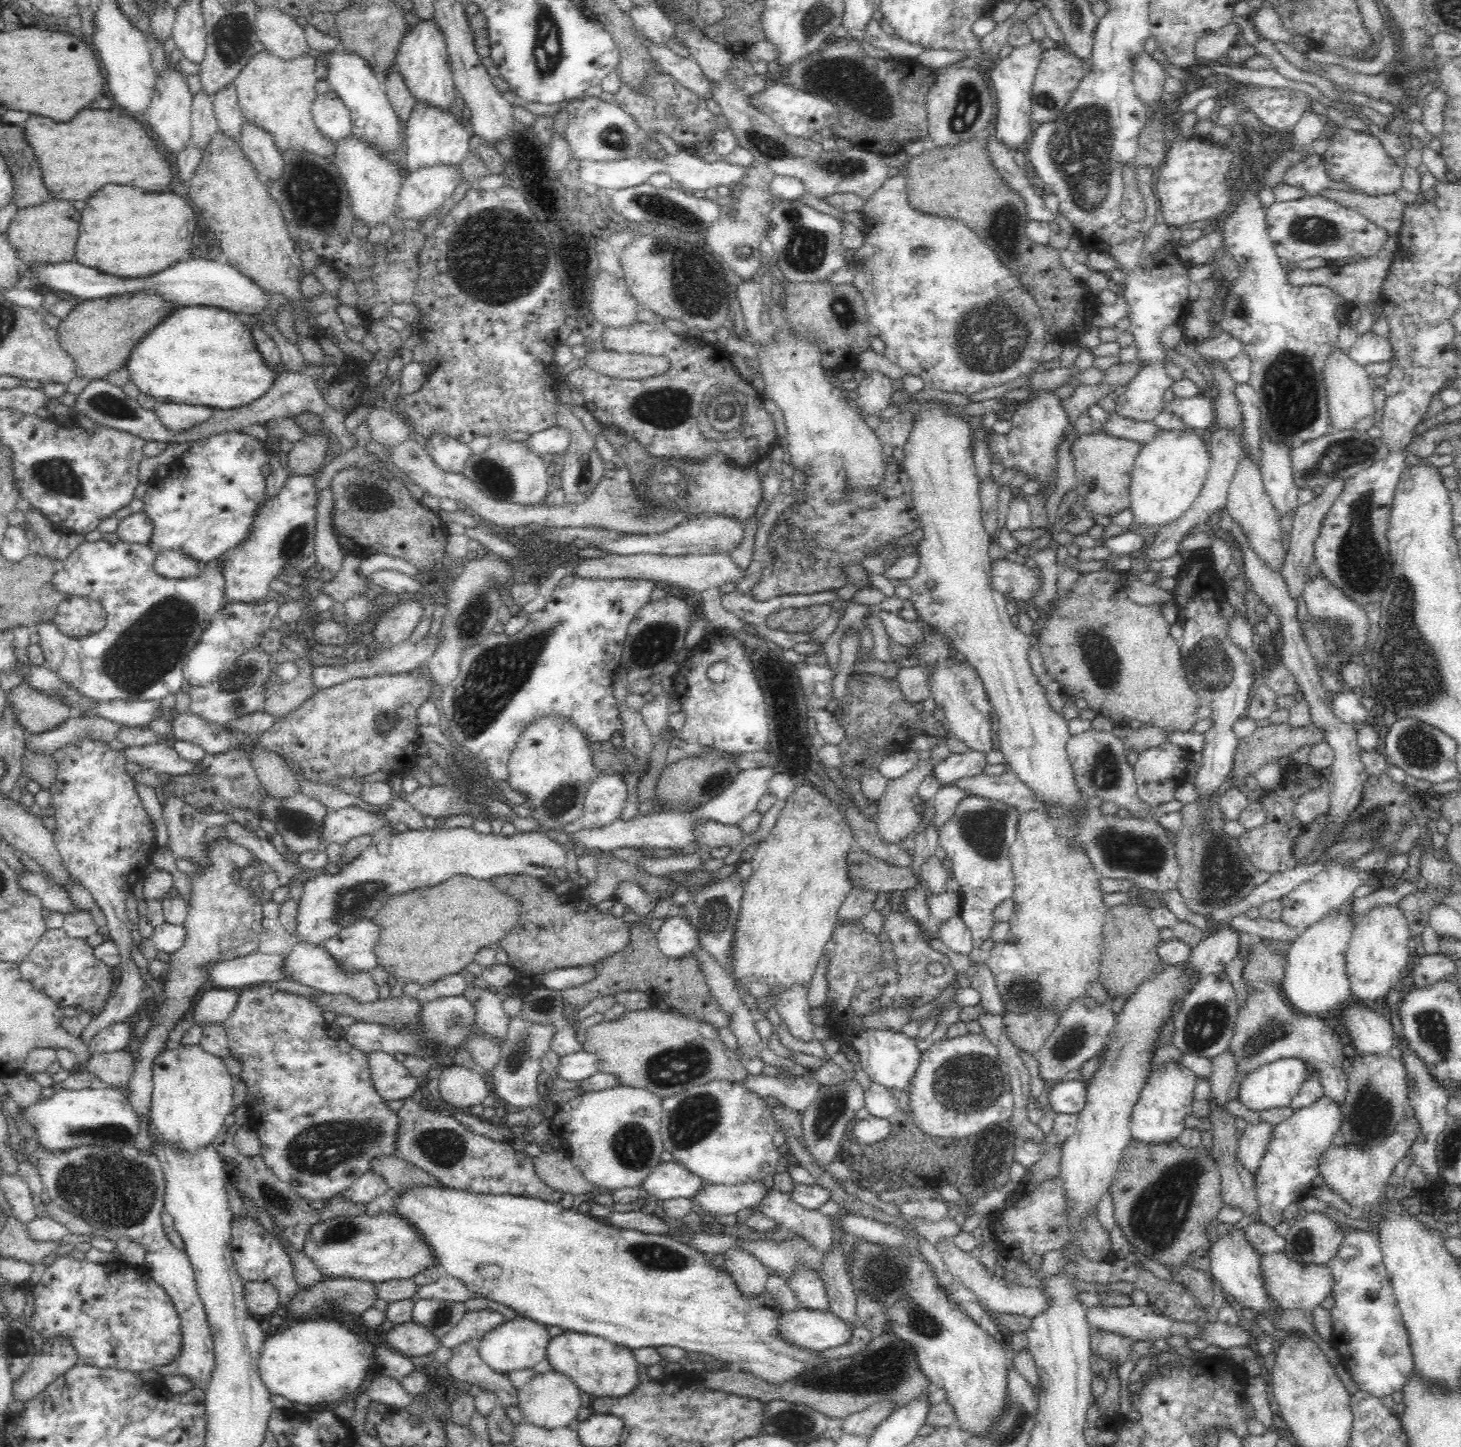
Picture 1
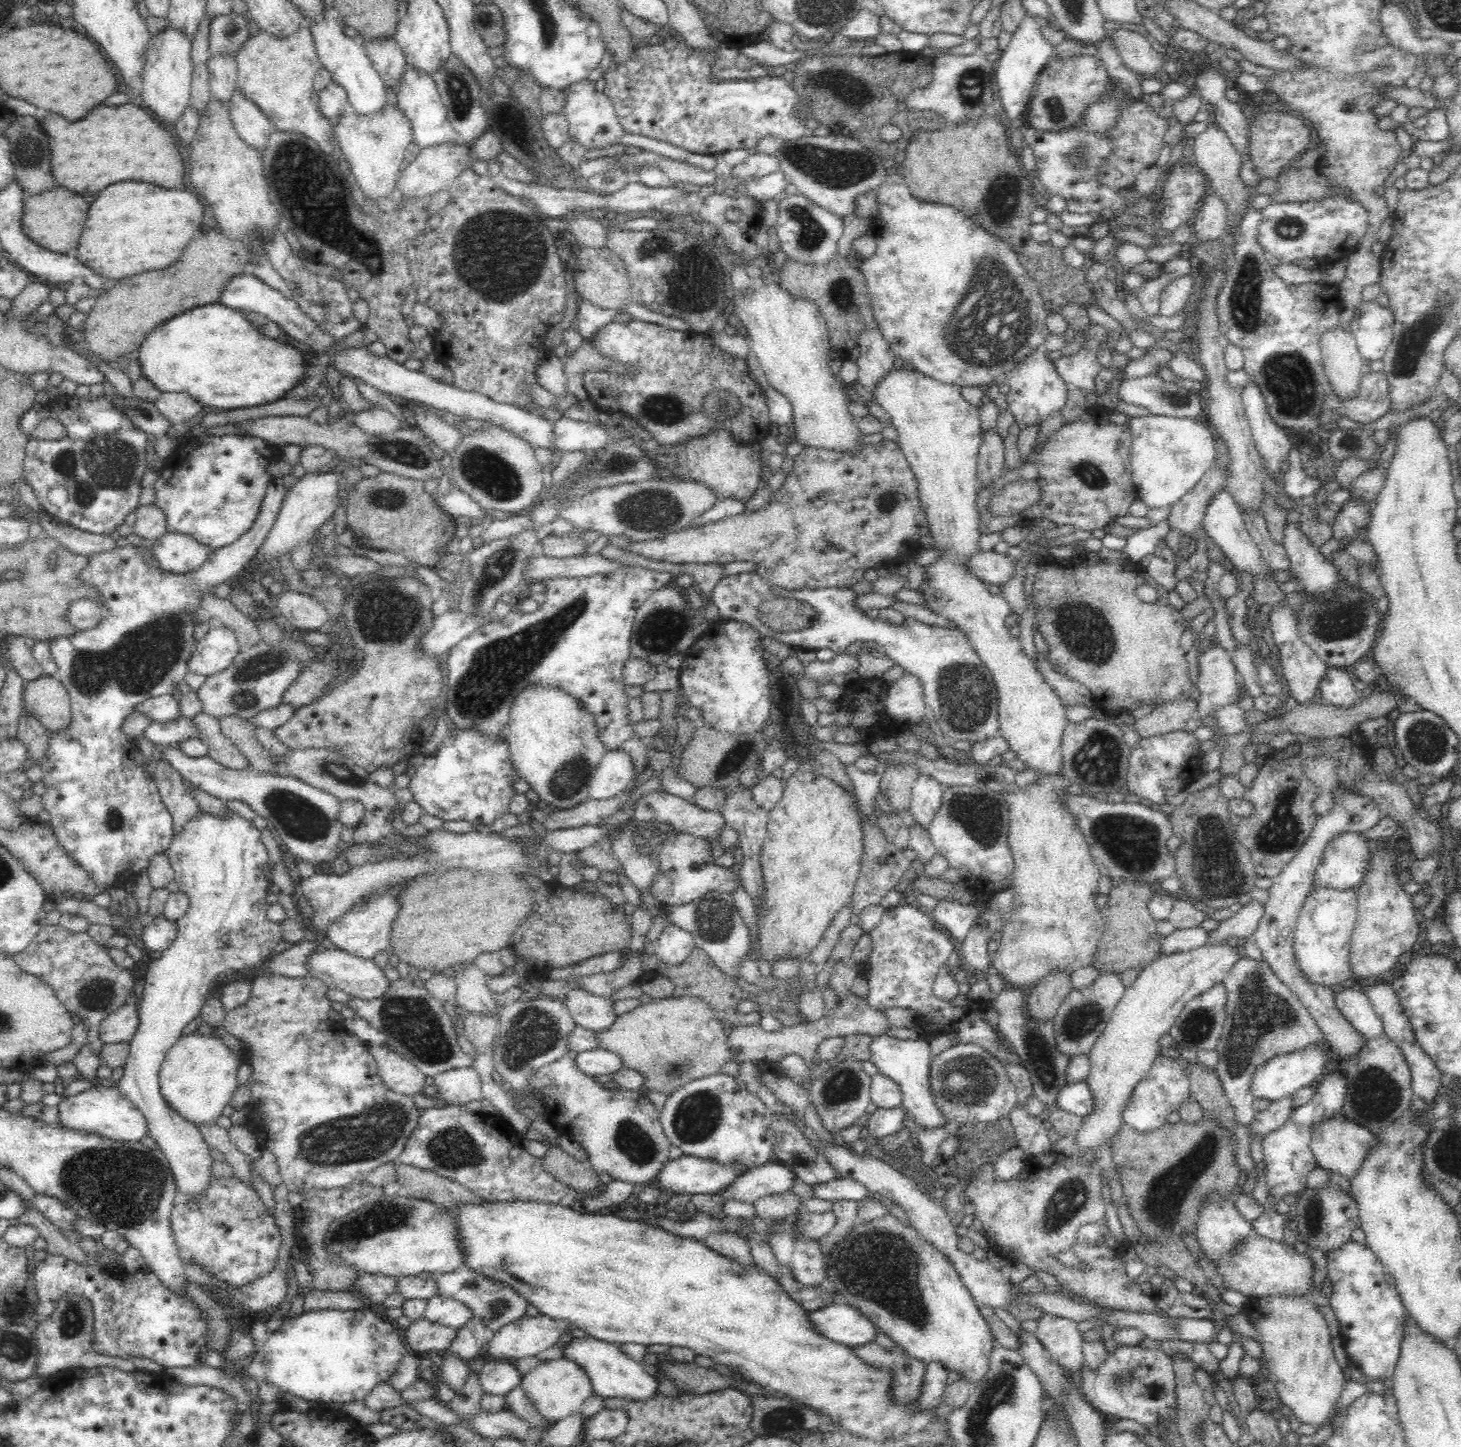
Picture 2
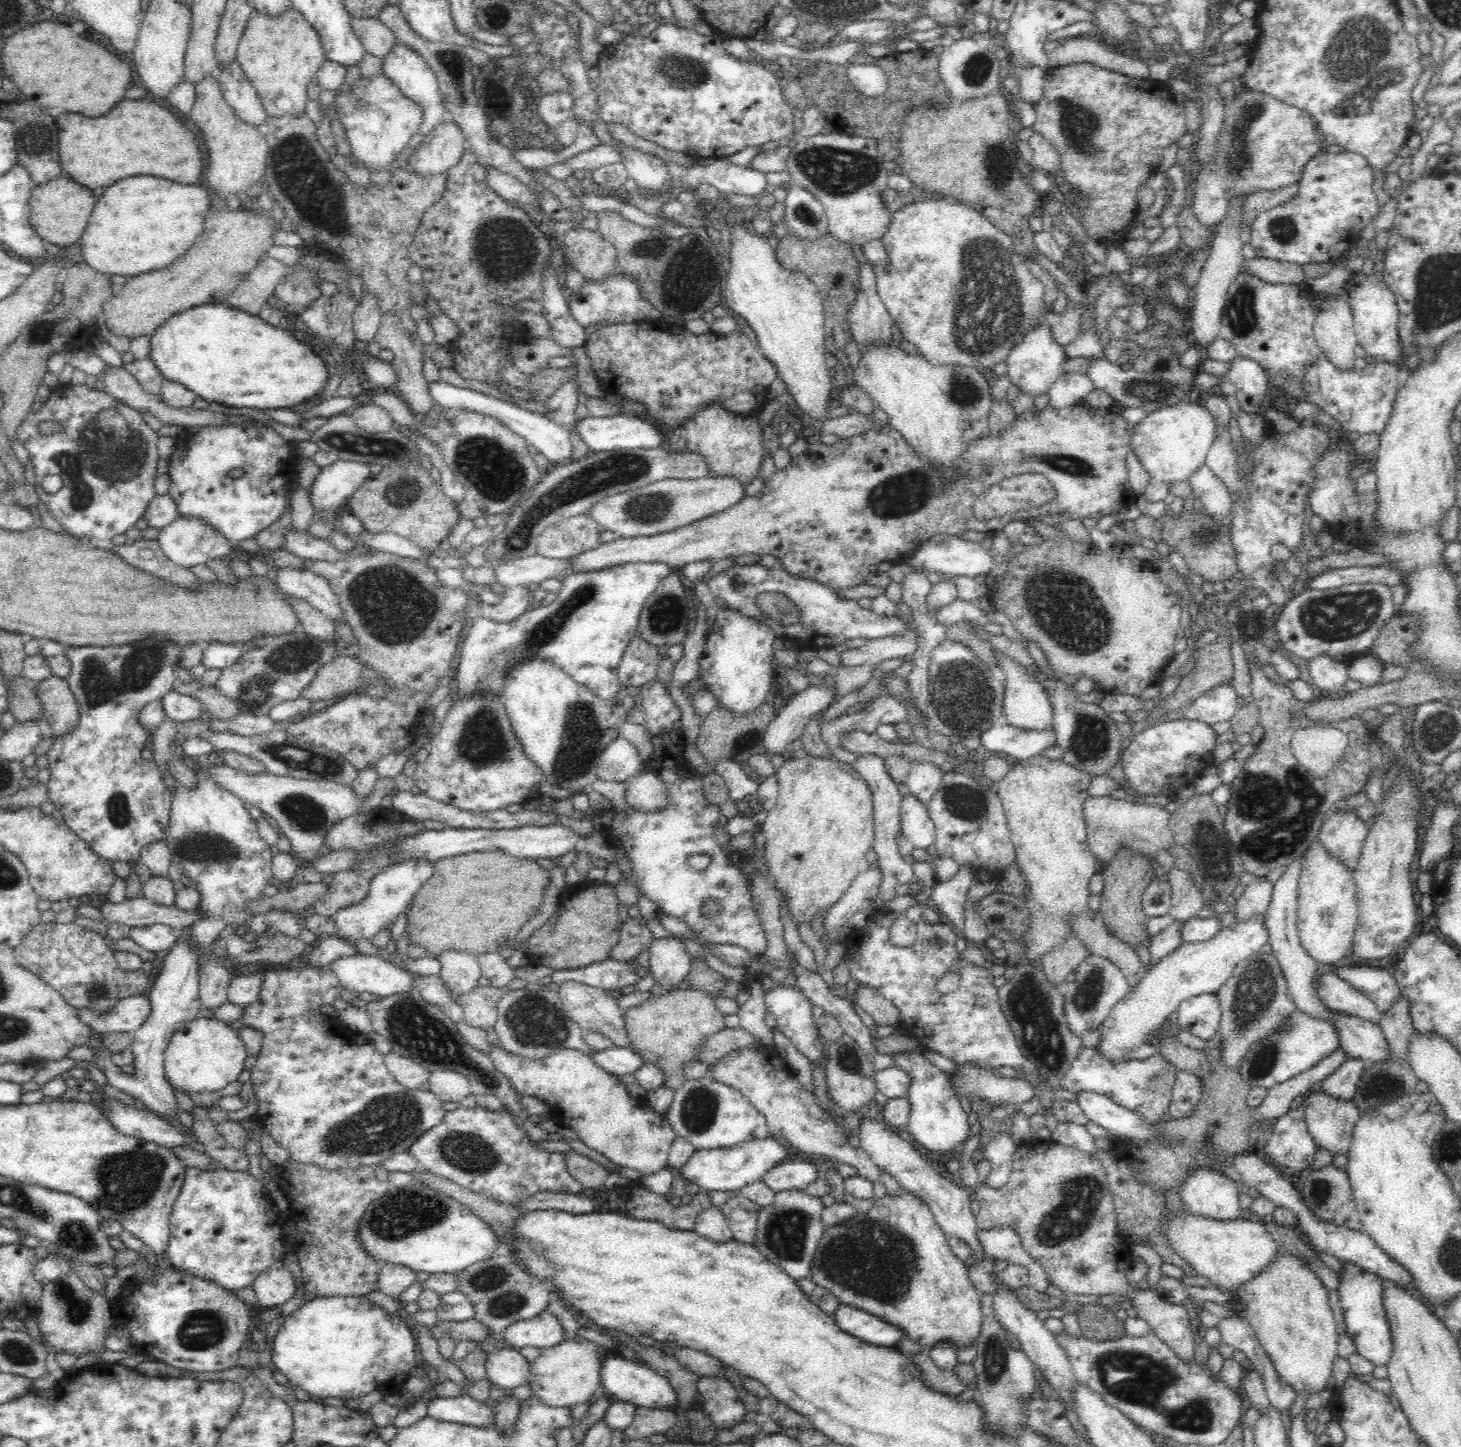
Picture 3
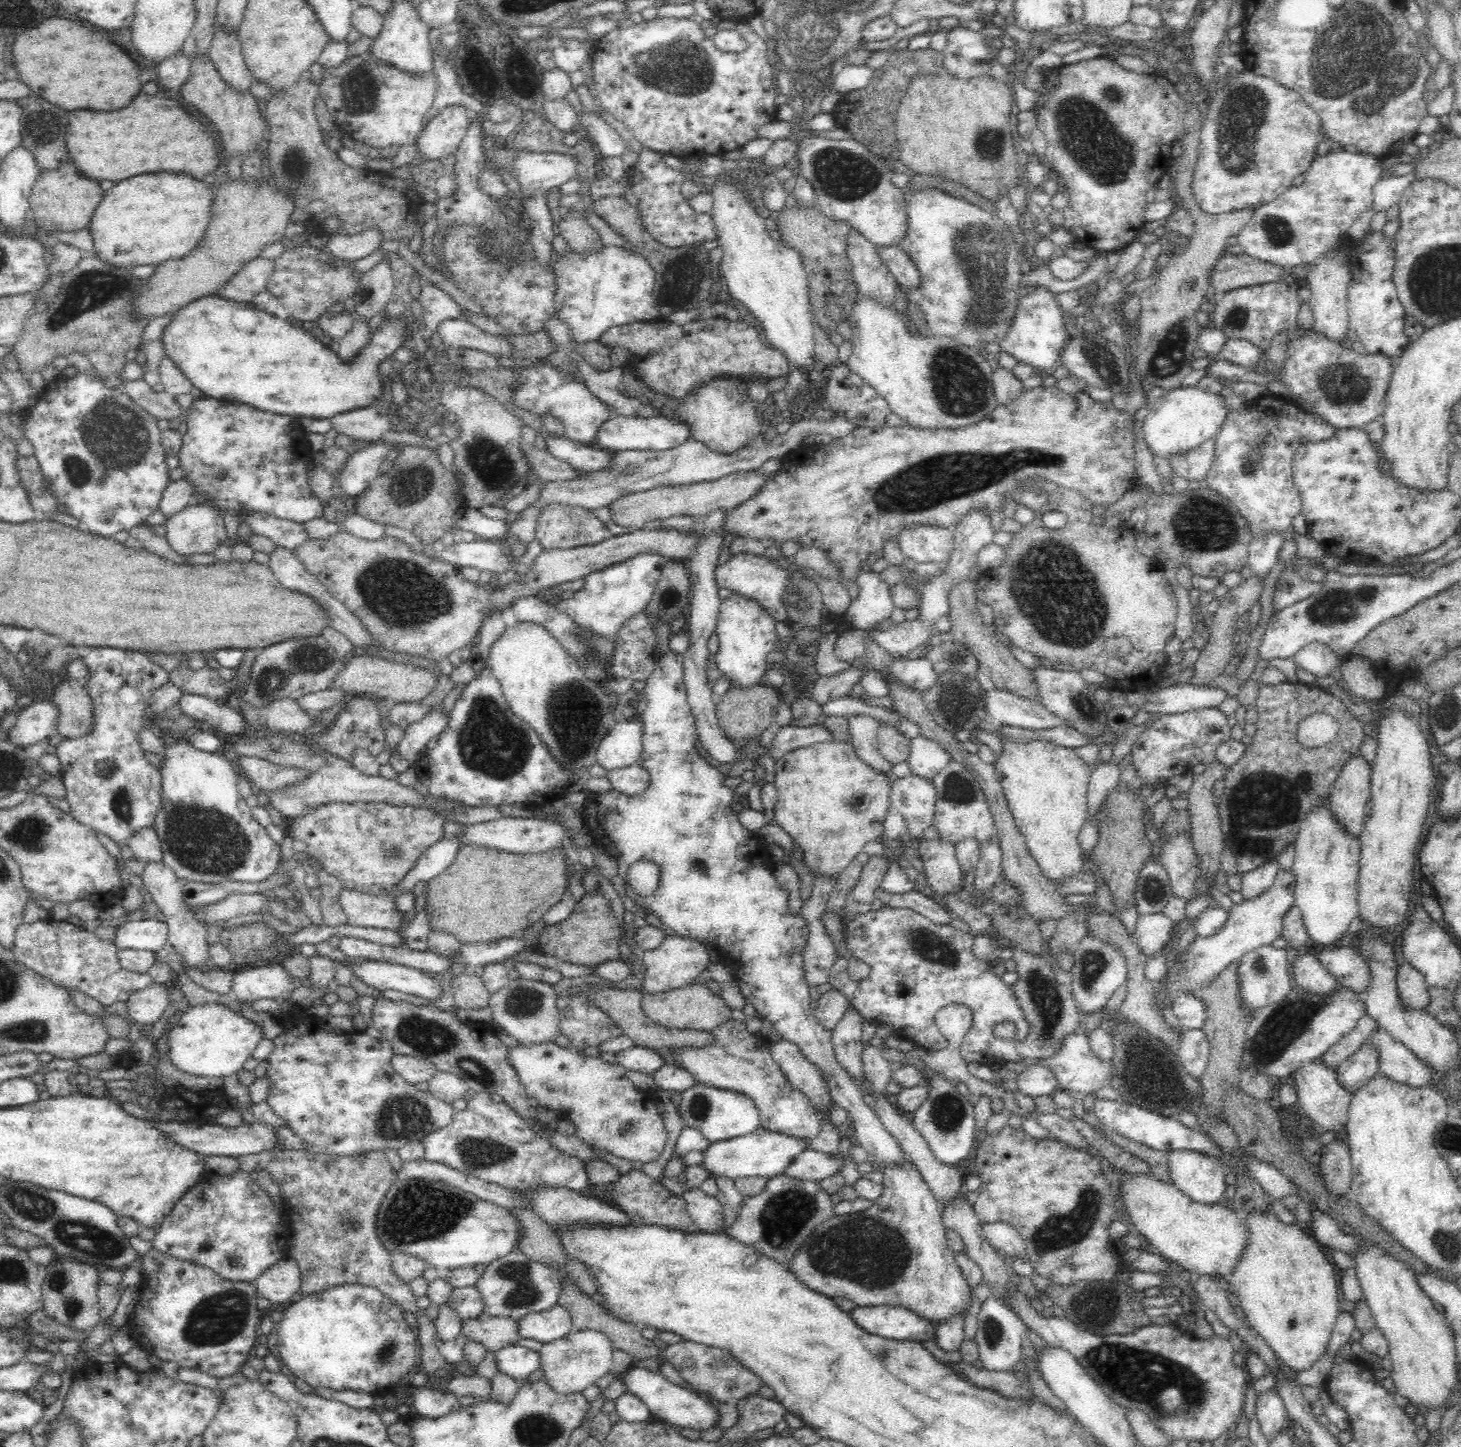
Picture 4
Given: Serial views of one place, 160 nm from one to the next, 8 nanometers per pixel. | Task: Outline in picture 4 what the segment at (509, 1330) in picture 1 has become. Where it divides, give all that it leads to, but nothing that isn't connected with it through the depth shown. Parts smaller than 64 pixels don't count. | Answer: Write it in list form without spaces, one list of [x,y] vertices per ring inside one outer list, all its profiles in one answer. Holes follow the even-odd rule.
[[[556,1304],[548,1310],[528,1313],[517,1322],[518,1335],[521,1338],[532,1338],[542,1345],[565,1338],[571,1332],[572,1320],[570,1313],[562,1306]]]

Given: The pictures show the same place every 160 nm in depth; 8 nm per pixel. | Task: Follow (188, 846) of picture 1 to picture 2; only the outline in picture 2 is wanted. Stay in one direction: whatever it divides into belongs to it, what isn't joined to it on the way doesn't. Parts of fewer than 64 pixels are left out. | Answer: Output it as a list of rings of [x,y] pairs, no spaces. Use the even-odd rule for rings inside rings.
[[[166,759],[156,761],[156,771],[152,774],[156,781],[160,799],[172,817],[173,840],[185,829],[186,823],[204,813],[199,802],[184,788],[182,775],[172,769]]]

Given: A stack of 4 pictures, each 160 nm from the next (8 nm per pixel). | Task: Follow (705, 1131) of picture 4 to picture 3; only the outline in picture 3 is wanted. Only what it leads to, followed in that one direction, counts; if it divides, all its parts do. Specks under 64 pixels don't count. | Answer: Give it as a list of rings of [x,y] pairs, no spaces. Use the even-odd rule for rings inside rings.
[[[711,1076],[692,1078],[674,1091],[672,1104],[664,1116],[675,1136],[694,1145],[694,1150],[728,1148],[741,1142],[766,1140],[772,1136],[766,1117],[739,1091]]]

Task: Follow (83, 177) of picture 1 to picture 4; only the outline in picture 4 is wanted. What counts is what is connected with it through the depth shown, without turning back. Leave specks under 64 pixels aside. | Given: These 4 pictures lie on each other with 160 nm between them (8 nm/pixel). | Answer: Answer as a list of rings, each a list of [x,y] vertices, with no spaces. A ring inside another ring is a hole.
[[[138,94],[128,106],[116,112],[92,112],[92,110],[72,110],[68,116],[66,130],[66,152],[76,169],[87,178],[94,180],[124,180],[144,172],[184,172],[198,180],[216,170],[220,162],[218,144],[196,116],[190,116],[176,100],[164,100],[158,96]]]

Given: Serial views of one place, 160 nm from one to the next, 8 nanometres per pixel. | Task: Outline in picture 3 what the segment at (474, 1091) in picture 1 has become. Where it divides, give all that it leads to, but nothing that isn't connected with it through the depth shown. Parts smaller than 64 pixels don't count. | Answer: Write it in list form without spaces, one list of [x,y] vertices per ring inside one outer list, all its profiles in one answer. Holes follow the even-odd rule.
[[[435,1070],[427,1082],[430,1084],[429,1091],[441,1102],[450,1100],[460,1103],[463,1098],[471,1094],[469,1080],[454,1070]]]

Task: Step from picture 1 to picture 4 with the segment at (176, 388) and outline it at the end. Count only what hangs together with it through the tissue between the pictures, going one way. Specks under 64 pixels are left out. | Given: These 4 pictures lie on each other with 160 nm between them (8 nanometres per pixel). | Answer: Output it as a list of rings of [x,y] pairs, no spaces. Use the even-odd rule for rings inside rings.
[[[216,294],[198,298],[198,300],[195,300],[194,302],[183,306],[180,310],[177,310],[174,313],[172,320],[166,324],[166,328],[162,330],[160,341],[162,341],[162,345],[164,345],[164,355],[166,355],[169,360],[172,360],[172,362],[178,366],[178,369],[186,376],[186,378],[188,378],[188,381],[190,381],[196,389],[202,391],[206,397],[218,398],[230,403],[238,402],[240,404],[240,402],[242,402],[242,404],[252,404],[256,409],[266,410],[273,414],[282,414],[290,417],[332,419],[335,415],[347,411],[365,408],[373,404],[381,405],[378,398],[382,394],[385,380],[381,379],[379,376],[378,364],[380,364],[380,362],[385,358],[390,357],[396,348],[402,346],[402,342],[404,342],[404,340],[406,340],[406,336],[408,336],[408,330],[409,326],[406,325],[404,321],[394,321],[394,319],[391,321],[384,320],[378,330],[371,336],[369,343],[363,349],[360,349],[359,352],[350,359],[350,362],[343,364],[343,362],[339,360],[339,356],[330,349],[330,346],[326,346],[322,342],[318,341],[311,333],[308,333],[308,331],[304,331],[302,328],[296,328],[296,326],[290,325],[288,320],[281,319],[276,315],[256,308],[253,303],[234,302],[219,297]]]

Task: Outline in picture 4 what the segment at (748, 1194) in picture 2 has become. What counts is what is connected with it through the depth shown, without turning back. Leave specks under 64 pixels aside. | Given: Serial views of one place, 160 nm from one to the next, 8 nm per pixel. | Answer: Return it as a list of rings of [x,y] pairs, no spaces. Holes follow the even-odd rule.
[[[806,1149],[795,1156],[794,1160],[782,1170],[782,1174],[778,1175],[804,1181],[820,1181],[839,1172],[841,1166],[842,1159],[839,1154],[832,1157],[832,1155]]]

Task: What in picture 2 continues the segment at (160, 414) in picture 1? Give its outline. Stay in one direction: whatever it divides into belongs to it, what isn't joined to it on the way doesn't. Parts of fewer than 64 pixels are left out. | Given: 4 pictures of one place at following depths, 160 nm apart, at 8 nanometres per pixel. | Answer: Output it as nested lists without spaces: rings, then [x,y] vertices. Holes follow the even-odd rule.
[[[161,393],[154,402],[155,408],[174,425],[180,425],[192,421],[203,412],[204,406],[190,398],[188,394]]]

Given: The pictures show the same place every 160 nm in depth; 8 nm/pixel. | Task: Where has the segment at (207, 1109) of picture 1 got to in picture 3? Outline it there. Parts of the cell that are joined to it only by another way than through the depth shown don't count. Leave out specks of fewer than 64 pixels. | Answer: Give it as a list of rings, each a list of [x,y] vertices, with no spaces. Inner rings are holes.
[[[196,1017],[170,1039],[163,1056],[164,1074],[174,1091],[189,1097],[192,1093],[216,1092],[238,1080],[246,1057],[244,1042],[236,1031],[216,1017]]]

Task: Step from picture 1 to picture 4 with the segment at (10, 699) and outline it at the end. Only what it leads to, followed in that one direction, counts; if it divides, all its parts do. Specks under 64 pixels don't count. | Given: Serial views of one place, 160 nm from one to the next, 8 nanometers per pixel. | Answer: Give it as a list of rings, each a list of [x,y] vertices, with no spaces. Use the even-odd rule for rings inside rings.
[[[66,679],[56,683],[50,701],[58,709],[56,730],[64,738],[84,736],[92,726],[92,703],[86,693],[86,679]]]

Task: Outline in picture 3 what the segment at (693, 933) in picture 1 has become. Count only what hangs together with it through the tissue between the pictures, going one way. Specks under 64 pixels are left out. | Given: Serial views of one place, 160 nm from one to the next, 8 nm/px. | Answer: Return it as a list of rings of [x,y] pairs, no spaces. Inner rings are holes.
[[[669,936],[654,939],[649,948],[649,970],[654,974],[654,981],[664,987],[676,987],[676,984],[685,980],[690,972],[691,954],[686,948],[685,942],[678,936]]]

